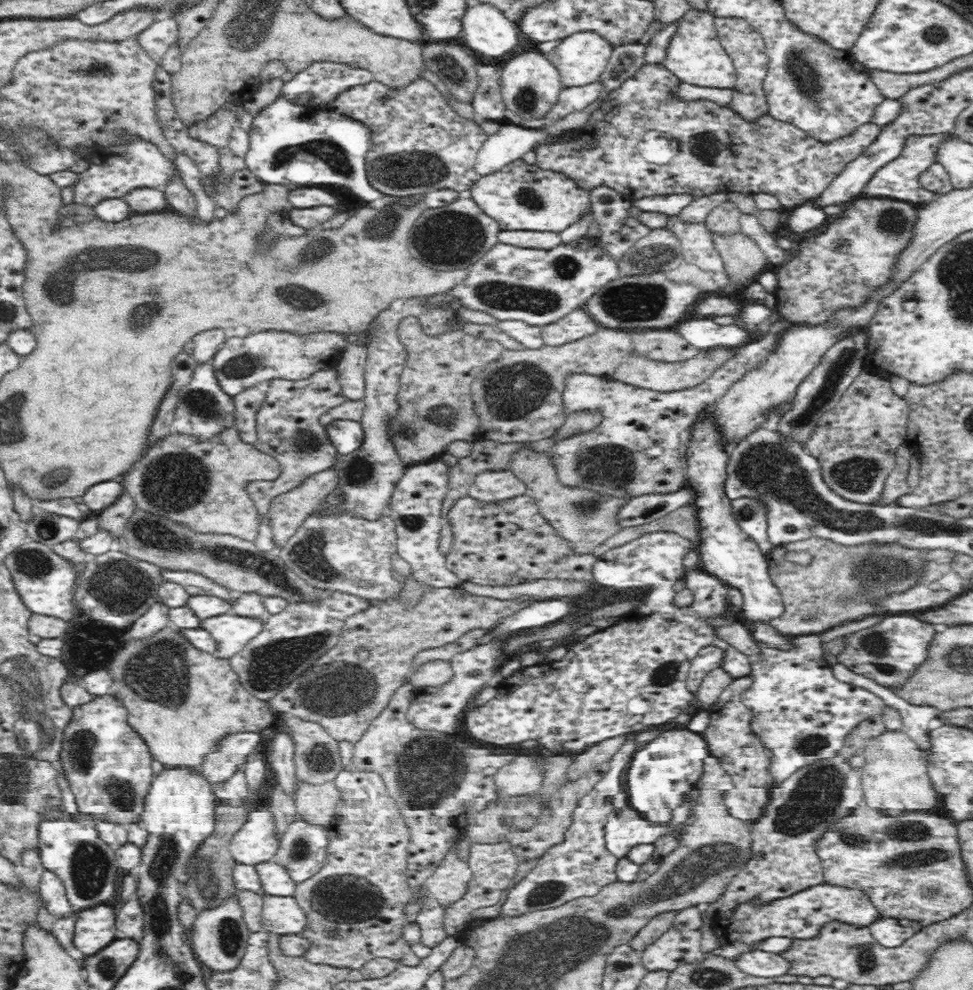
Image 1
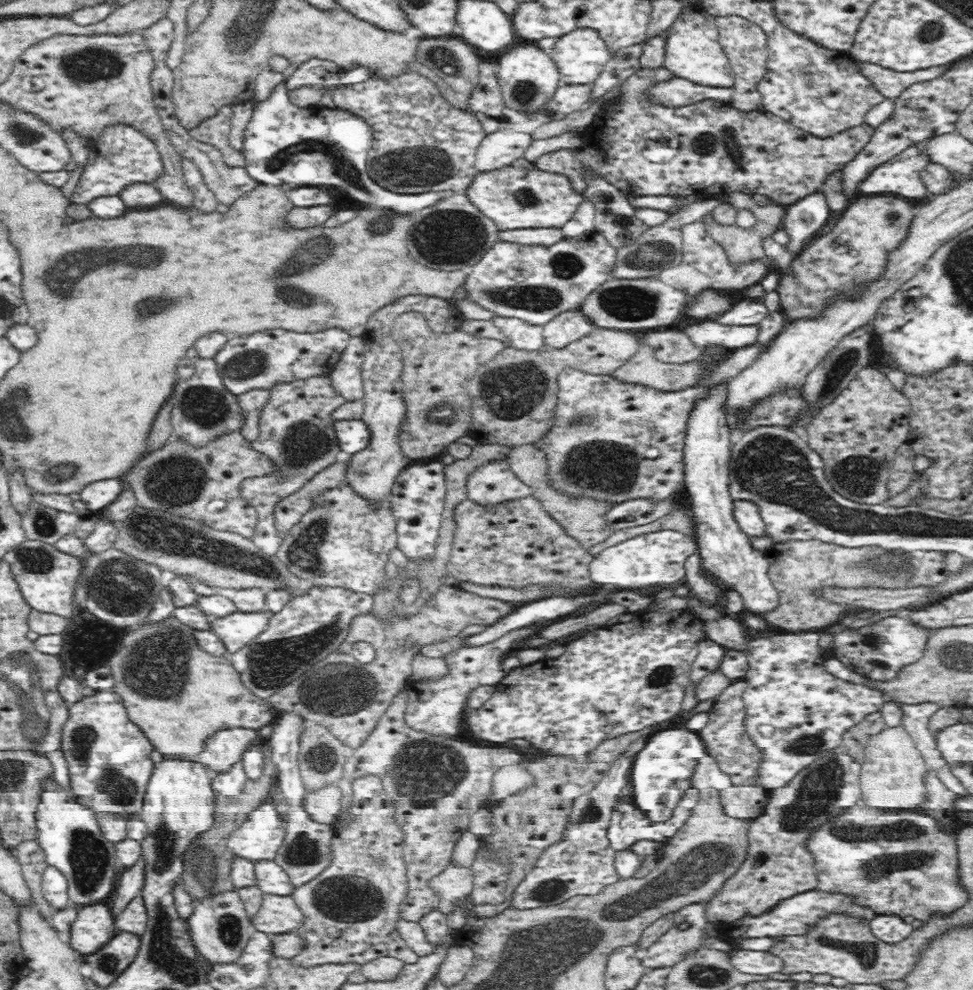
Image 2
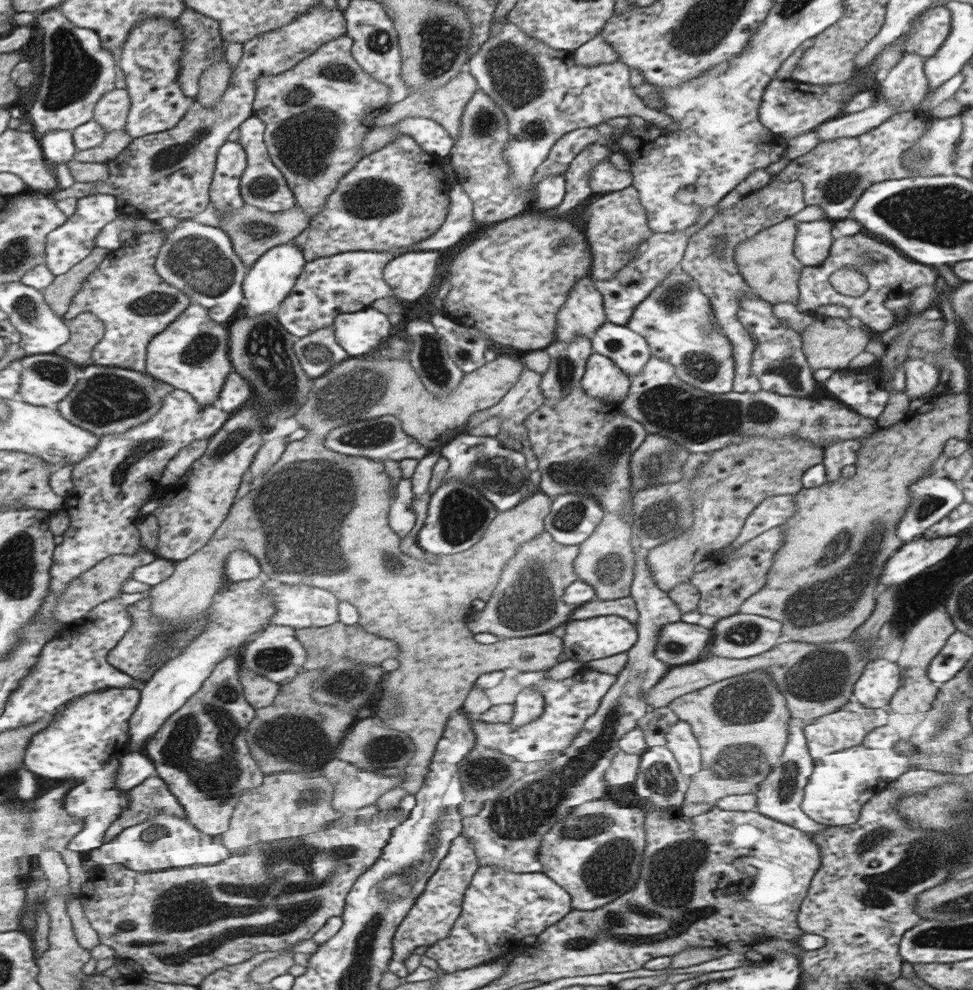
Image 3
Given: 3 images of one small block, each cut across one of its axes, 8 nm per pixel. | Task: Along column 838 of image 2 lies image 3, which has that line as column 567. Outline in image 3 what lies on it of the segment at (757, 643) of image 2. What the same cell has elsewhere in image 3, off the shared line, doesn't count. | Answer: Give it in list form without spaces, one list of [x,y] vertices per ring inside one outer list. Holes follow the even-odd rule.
[[[543,670],[543,672],[517,672],[515,682],[517,682],[517,686],[521,686],[521,690],[531,688],[531,690],[537,690],[543,694],[543,698],[545,698],[543,714],[537,720],[533,720],[525,726],[519,726],[519,728],[511,728],[509,724],[485,724],[485,722],[479,722],[477,716],[469,716],[469,722],[471,722],[471,728],[475,734],[475,742],[479,748],[499,750],[501,754],[511,756],[511,758],[525,762],[525,764],[551,760],[555,752],[563,752],[565,748],[571,746],[571,740],[583,730],[585,722],[601,706],[601,700],[615,684],[615,678],[617,678],[615,674],[579,670],[579,674],[575,674],[573,678],[549,682],[547,670]]]

